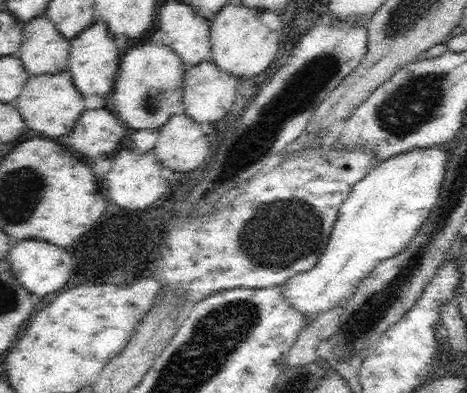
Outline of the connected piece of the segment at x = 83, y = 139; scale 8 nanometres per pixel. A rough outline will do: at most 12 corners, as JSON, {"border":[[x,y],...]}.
{"border":[[84,109],[68,142],[84,158],[112,155],[120,146],[118,114]]}

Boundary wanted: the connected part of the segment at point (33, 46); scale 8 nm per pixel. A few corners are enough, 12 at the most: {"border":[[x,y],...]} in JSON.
{"border":[[30,17],[18,55],[29,74],[68,68],[69,38]]}

